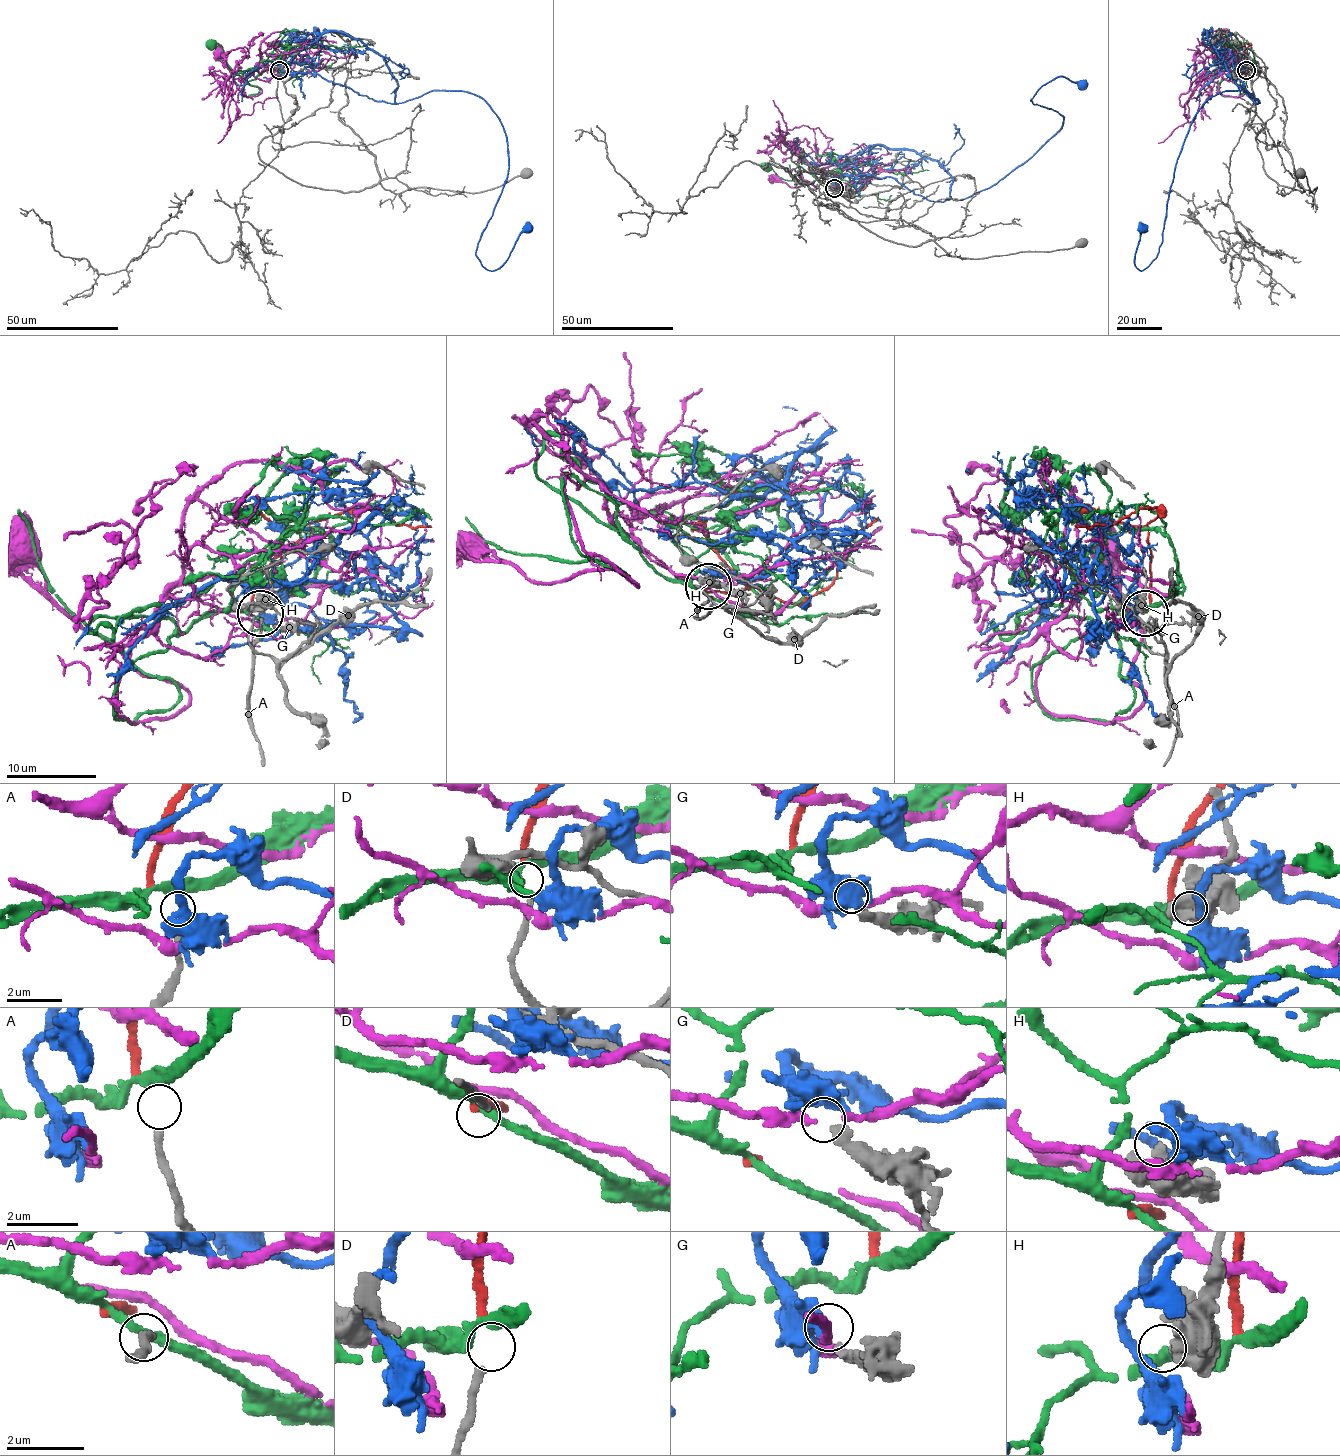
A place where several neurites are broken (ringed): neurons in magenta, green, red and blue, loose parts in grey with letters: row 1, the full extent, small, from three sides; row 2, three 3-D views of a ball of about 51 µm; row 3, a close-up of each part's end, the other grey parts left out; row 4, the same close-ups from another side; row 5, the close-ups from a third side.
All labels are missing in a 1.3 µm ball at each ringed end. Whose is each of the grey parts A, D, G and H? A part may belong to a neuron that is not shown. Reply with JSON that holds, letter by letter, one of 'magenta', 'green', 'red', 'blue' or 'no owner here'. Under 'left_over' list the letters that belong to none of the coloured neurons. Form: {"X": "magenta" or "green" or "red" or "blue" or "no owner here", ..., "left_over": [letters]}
{"A": "no owner here", "D": "red", "G": "blue", "H": "no owner here", "left_over": ["A", "H"]}

